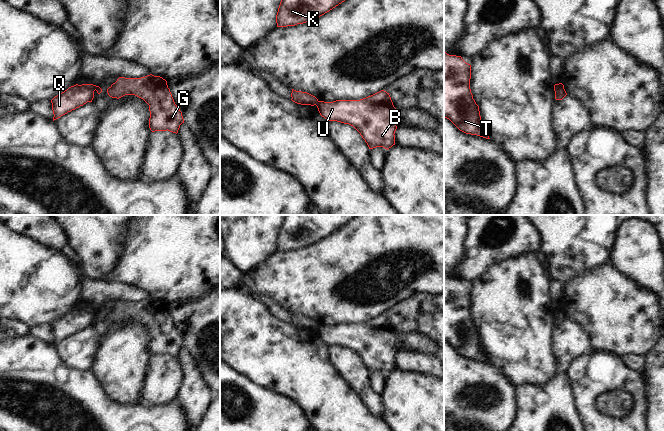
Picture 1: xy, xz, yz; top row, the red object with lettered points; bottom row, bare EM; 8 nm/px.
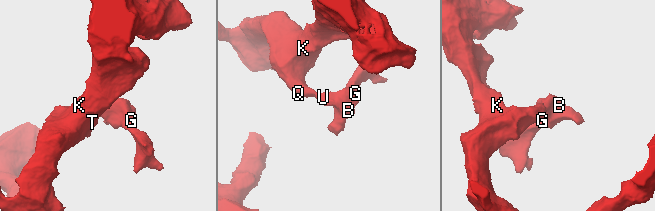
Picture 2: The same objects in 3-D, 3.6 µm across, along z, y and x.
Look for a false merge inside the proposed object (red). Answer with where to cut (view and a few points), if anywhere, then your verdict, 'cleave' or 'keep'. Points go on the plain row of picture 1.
xz (318, 325), (315, 328) | cleave

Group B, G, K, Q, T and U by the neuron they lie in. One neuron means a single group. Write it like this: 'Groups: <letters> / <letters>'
Groups: B G U / K Q T.

